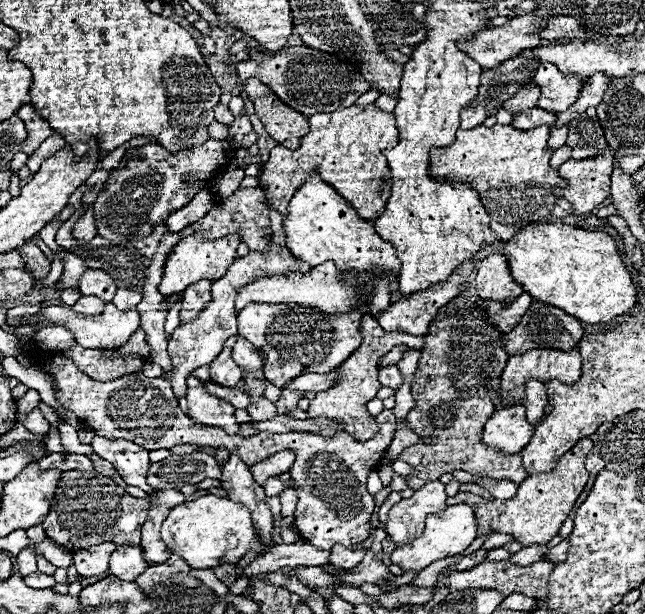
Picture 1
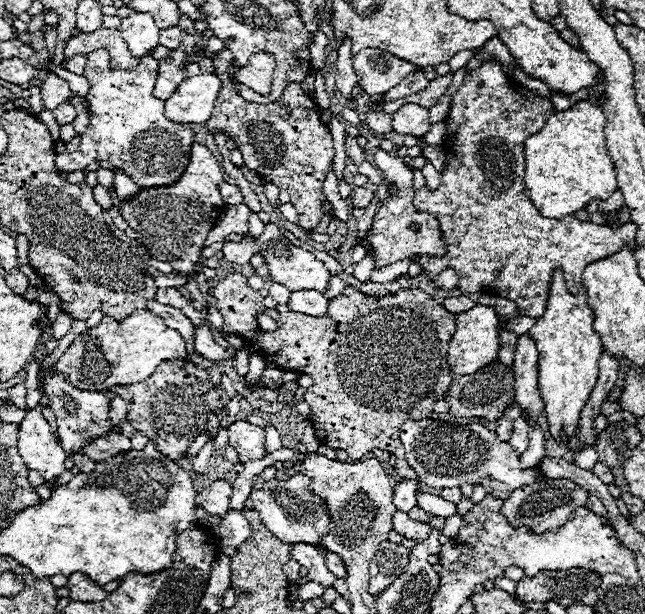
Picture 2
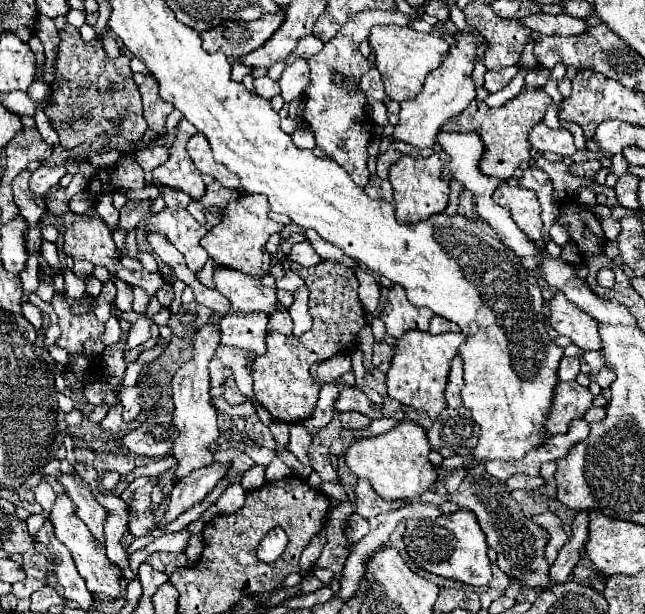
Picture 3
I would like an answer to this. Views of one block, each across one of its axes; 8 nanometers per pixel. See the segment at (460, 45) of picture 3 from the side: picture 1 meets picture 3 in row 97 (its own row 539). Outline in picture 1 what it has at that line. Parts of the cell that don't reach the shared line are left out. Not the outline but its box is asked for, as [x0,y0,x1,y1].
[392,504,478,572]

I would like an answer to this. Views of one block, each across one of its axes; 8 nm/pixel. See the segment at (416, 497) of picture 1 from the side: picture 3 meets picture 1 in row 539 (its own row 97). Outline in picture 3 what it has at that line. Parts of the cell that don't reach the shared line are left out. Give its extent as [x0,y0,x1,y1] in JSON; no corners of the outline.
[370,26,448,104]

